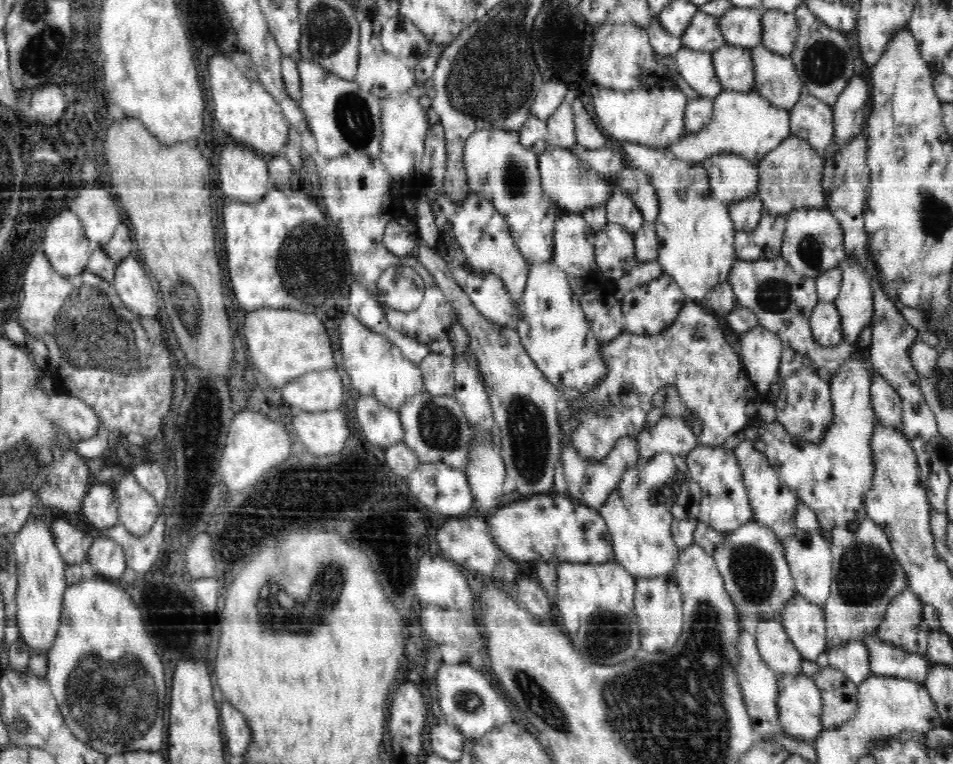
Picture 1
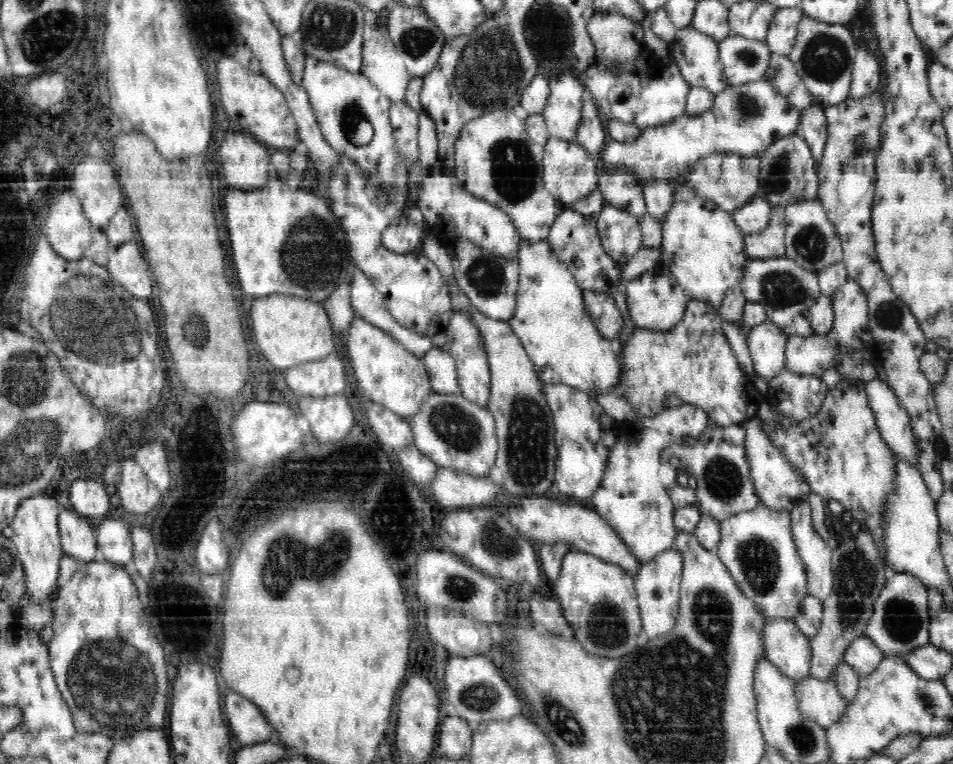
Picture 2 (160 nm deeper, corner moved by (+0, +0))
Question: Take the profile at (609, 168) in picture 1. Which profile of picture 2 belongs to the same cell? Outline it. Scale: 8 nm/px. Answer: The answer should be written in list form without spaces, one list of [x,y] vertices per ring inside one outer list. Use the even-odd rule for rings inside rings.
[[[768,80],[746,82],[746,84],[740,84],[740,86],[727,86],[725,90],[715,96],[712,108],[697,115],[686,113],[668,126],[641,130],[632,142],[614,141],[606,145],[598,156],[609,169],[619,168],[619,170],[628,172],[644,181],[650,179],[667,181],[674,178],[675,174],[684,174],[688,166],[692,166],[696,161],[702,160],[712,153],[738,153],[744,157],[759,158],[774,141],[796,133],[798,124],[800,124],[800,114],[799,109],[788,102],[786,96],[779,94]]]

